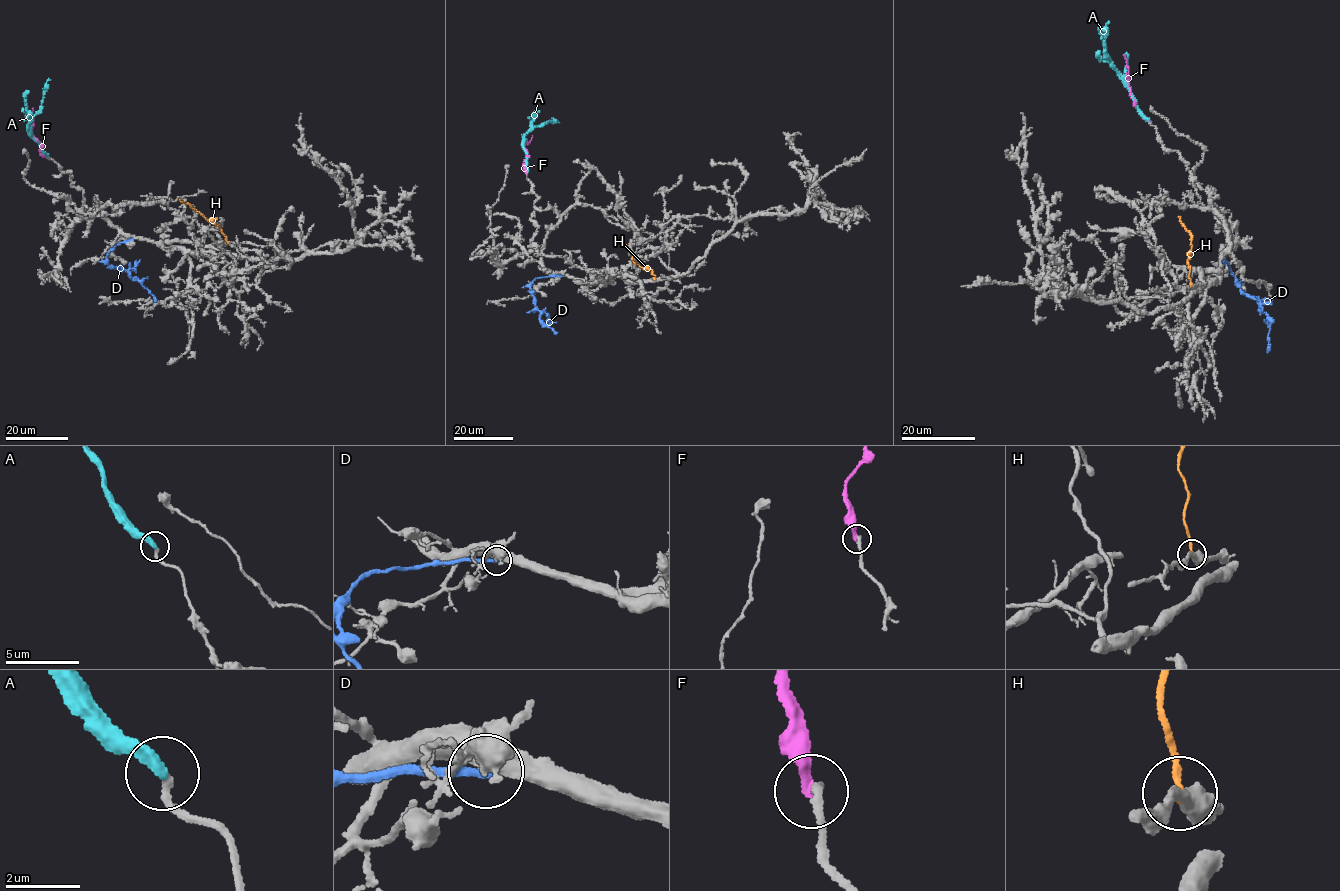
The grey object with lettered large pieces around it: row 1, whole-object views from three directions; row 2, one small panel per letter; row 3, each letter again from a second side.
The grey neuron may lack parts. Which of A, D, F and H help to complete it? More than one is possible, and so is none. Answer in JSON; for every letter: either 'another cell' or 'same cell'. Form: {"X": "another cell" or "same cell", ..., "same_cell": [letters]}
{"A": "another cell", "D": "another cell", "F": "another cell", "H": "another cell", "same_cell": []}

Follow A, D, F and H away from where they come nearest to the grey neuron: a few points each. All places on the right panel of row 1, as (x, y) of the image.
A: (1149, 120), (1138, 108), (1106, 54), (1104, 37), (1108, 21)
D: (1223, 260), (1234, 275), (1235, 282), (1256, 298), (1270, 321), (1266, 351)
F: (1150, 121), (1145, 120), (1133, 99), (1124, 55)
H: (1191, 284), (1187, 263), (1192, 237), (1178, 216)

